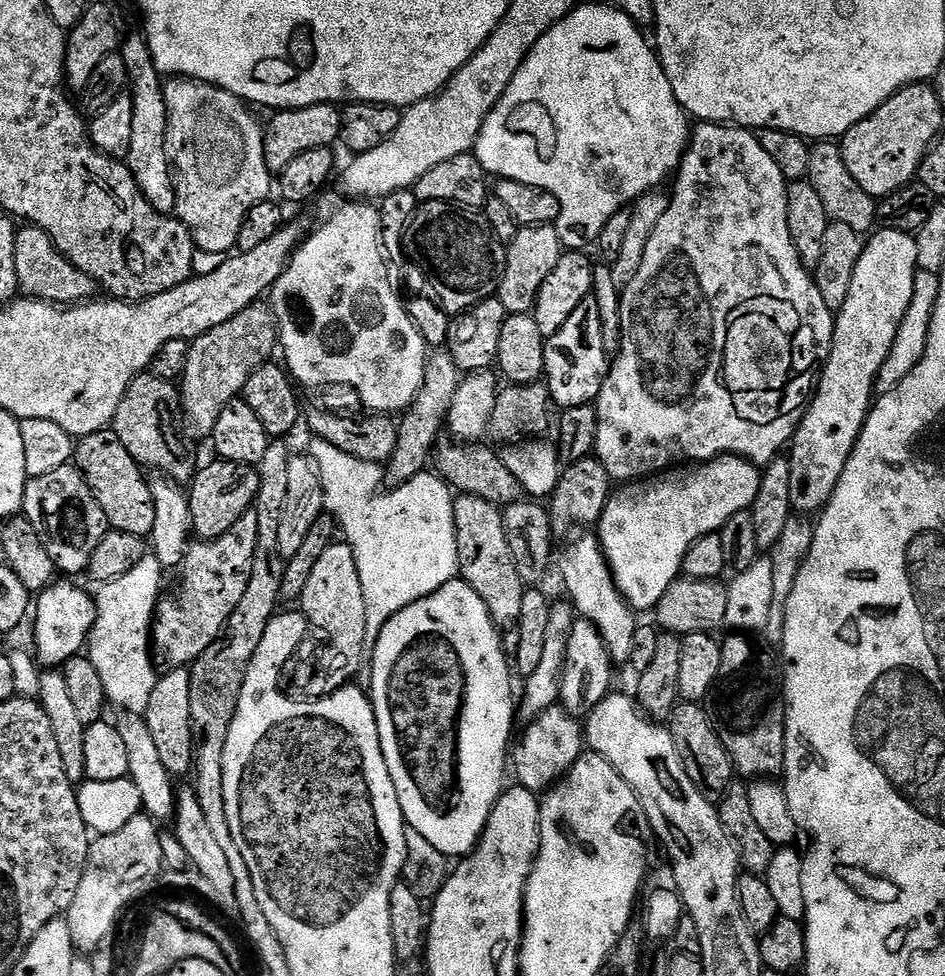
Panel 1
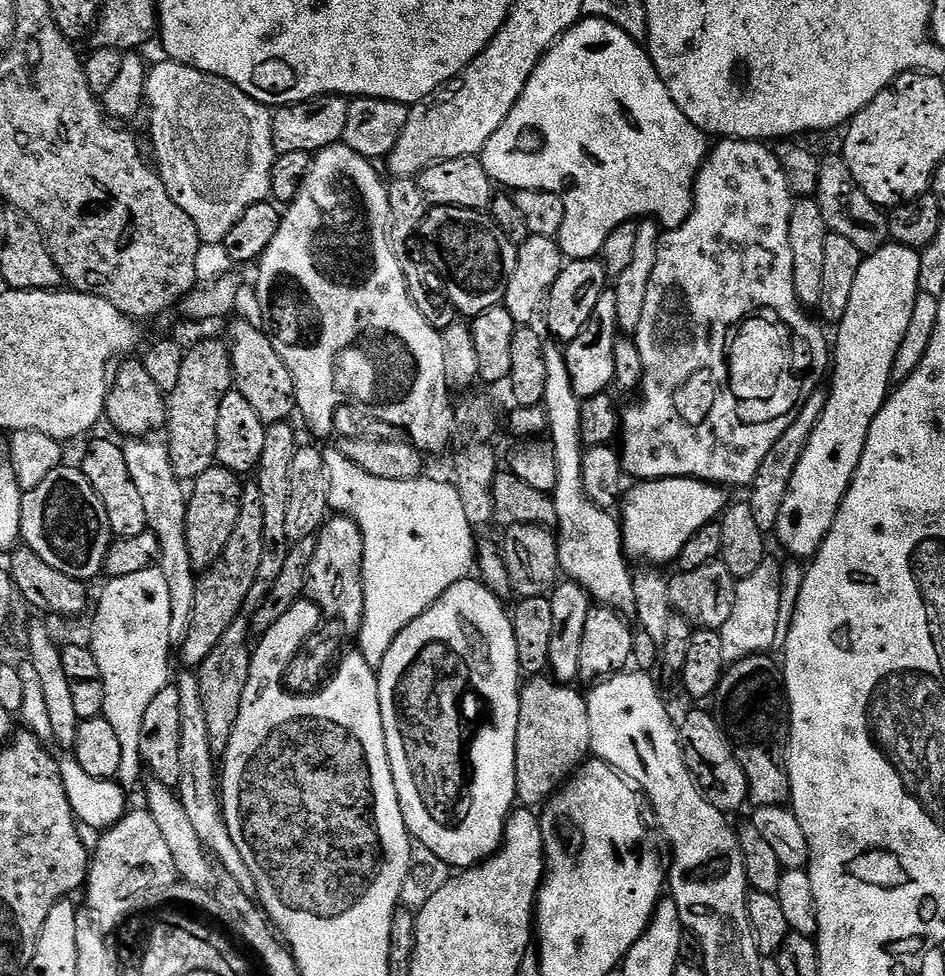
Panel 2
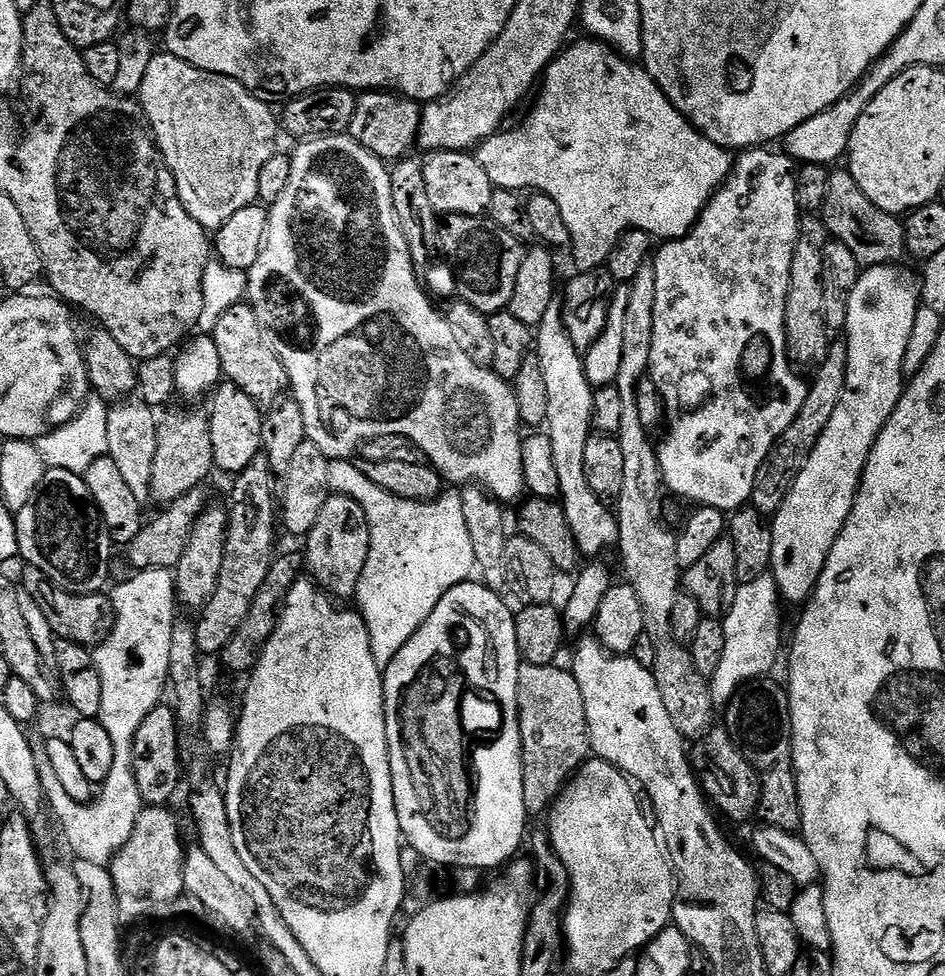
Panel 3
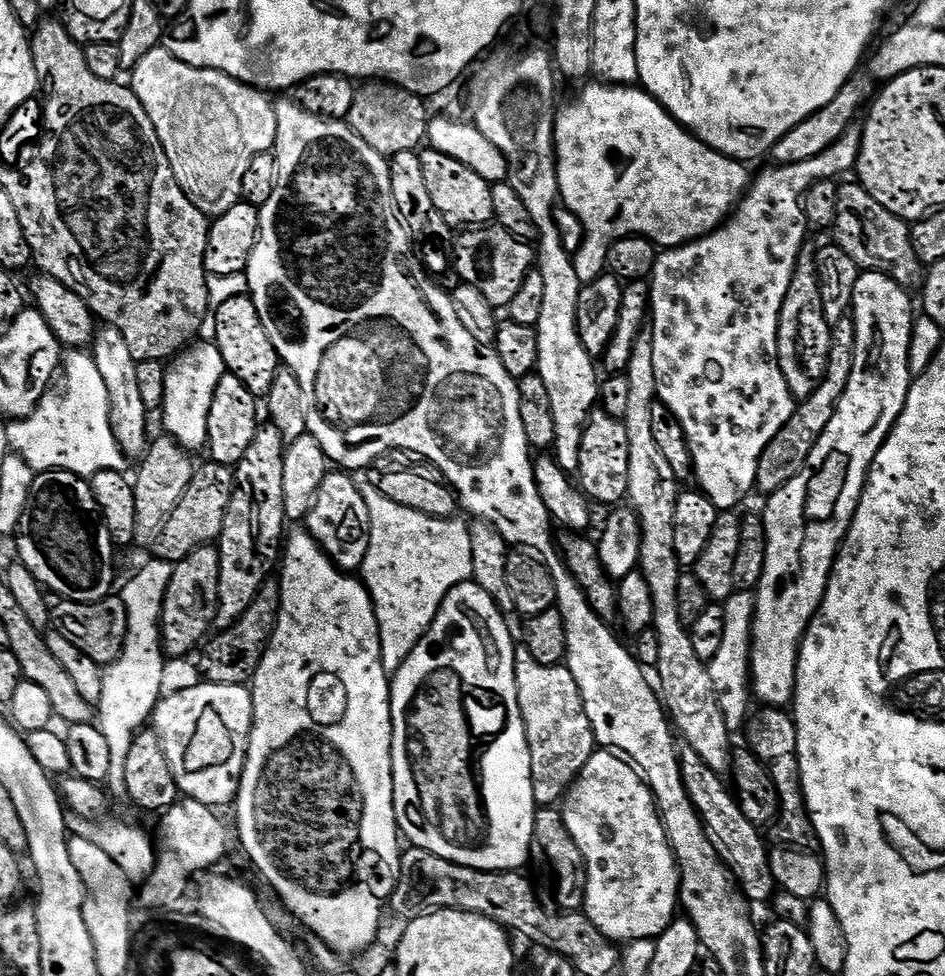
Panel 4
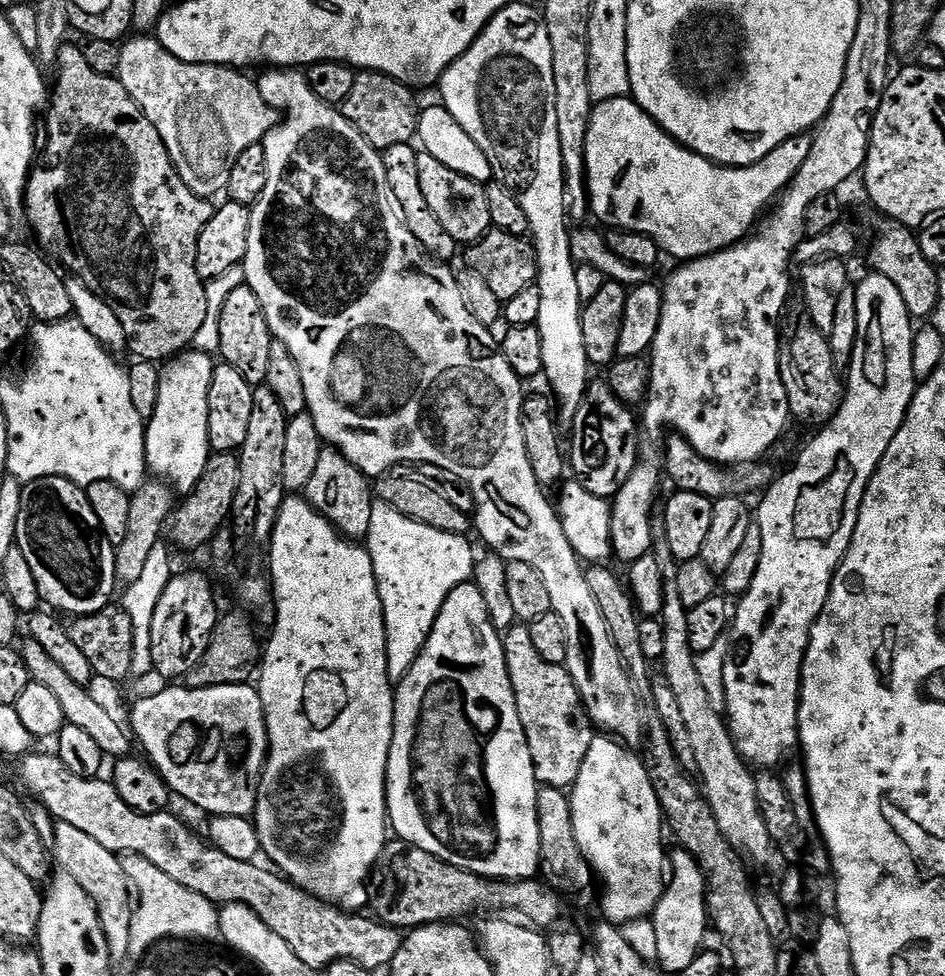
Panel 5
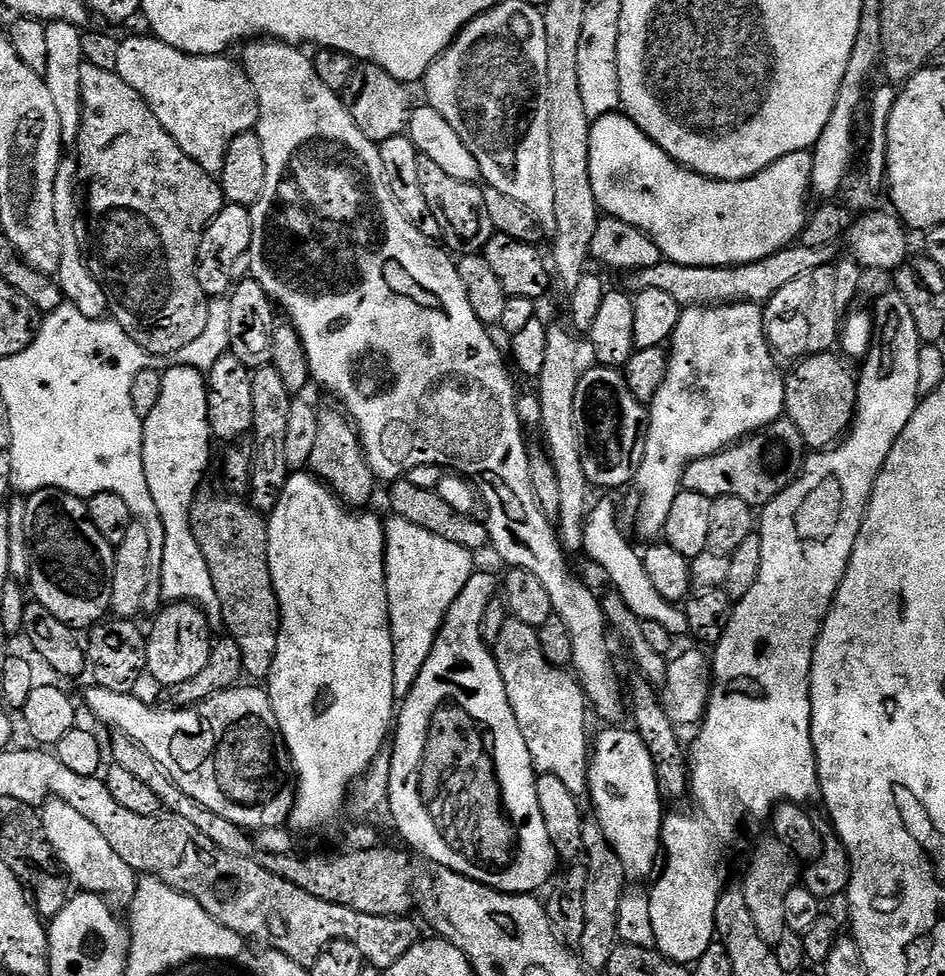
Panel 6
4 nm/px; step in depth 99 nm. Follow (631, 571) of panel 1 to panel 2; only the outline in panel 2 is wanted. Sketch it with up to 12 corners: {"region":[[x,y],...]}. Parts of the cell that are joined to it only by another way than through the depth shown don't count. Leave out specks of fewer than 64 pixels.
{"region":[[633,483],[625,553],[671,565],[723,513],[719,483]]}

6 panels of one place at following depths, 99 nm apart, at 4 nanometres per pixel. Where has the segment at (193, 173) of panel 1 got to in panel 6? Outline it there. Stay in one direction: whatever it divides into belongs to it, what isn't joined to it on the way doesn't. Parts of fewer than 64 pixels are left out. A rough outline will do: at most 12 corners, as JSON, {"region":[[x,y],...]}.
{"region":[[120,40],[116,72],[218,174],[260,103],[227,55]]}

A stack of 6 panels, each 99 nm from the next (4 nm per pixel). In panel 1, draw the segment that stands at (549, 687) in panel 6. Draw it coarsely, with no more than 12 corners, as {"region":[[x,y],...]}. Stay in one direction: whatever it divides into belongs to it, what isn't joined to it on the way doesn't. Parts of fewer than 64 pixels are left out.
{"region":[[550,708],[510,752],[515,783],[537,794],[586,748],[581,721]]}

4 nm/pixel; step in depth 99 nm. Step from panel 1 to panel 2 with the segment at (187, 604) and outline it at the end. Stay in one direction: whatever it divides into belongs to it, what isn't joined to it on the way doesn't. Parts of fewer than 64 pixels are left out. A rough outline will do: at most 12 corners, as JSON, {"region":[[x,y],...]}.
{"region":[[244,484],[238,526],[199,577],[178,656],[196,670],[245,611],[262,562],[262,494]]}

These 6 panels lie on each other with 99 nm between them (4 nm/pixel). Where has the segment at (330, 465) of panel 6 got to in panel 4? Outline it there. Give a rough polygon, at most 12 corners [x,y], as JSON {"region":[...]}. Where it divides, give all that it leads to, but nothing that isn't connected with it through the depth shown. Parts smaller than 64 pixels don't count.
{"region":[[329,471],[306,530],[341,572],[363,569],[370,510]]}

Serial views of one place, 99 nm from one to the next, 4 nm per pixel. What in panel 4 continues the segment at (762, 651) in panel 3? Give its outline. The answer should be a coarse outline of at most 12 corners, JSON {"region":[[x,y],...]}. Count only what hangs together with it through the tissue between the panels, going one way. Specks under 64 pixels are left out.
{"region":[[752,592],[723,601],[726,638],[708,664],[729,733],[750,715]]}

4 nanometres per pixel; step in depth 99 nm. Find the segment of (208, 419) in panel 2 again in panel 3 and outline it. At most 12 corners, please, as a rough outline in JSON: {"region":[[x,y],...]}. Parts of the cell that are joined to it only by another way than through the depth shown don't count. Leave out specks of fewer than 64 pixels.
{"region":[[165,411],[151,499],[164,506],[214,472],[207,415]]}

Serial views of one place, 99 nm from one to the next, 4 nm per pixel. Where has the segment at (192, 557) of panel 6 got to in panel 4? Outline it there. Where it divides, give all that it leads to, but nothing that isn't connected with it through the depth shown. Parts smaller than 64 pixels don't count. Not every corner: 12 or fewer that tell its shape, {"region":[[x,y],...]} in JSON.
{"region":[[215,342],[167,365],[163,431],[207,445],[210,402],[225,374]]}

